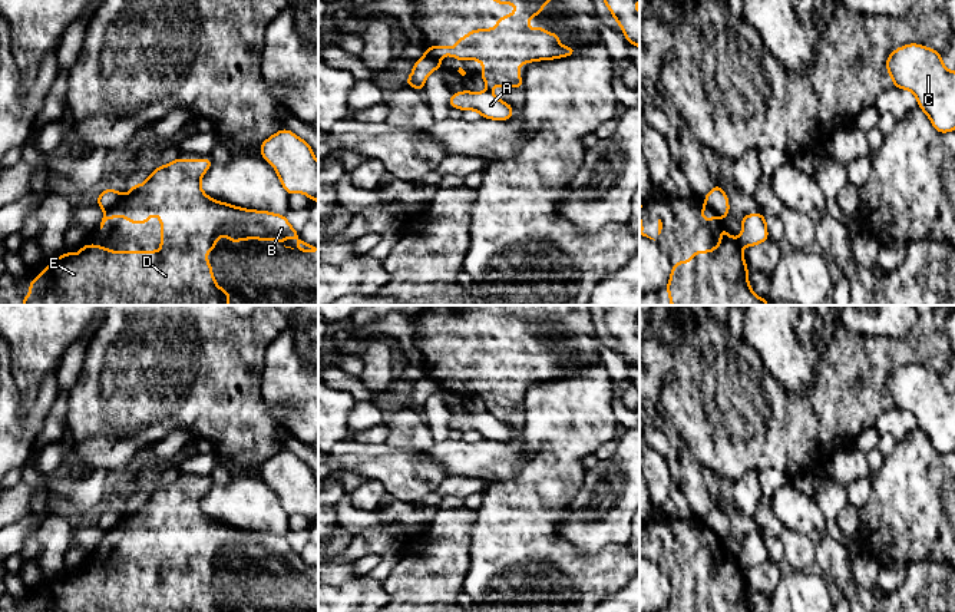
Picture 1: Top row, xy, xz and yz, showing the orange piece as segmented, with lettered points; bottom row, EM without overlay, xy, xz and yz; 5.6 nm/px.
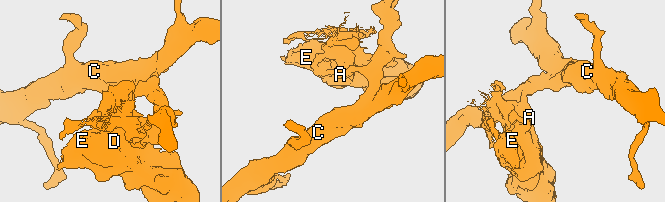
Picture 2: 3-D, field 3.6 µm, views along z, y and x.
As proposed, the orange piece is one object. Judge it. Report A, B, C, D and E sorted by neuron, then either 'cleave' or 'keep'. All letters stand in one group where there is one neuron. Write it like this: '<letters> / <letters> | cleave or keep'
A C / B D E | cleave

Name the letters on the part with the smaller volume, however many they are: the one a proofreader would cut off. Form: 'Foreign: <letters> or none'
Foreign: B, D, E

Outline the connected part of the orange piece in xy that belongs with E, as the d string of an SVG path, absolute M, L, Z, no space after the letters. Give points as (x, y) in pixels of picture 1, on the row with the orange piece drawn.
M174 159L168 165L155 168L143 183L132 185L128 193L103 212L100 229L109 218L126 218L129 224L145 225L152 214L158 216L161 219L159 251L110 251L98 244L83 244L77 254L67 251L40 271L39 277L27 285L30 294L23 298L22 305L229 305L231 294L218 287L206 258L206 254L217 248L219 236L228 236L232 247L238 239L274 239L284 245L287 238L297 238L295 251L308 254L318 251L318 247L301 239L285 215L244 209L209 198L201 188L201 179L212 163L212 159Z

